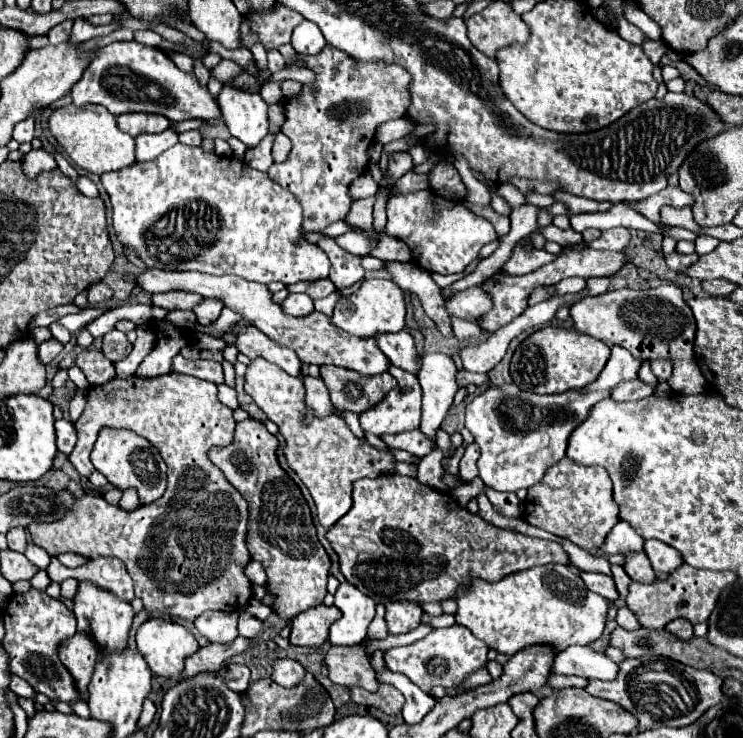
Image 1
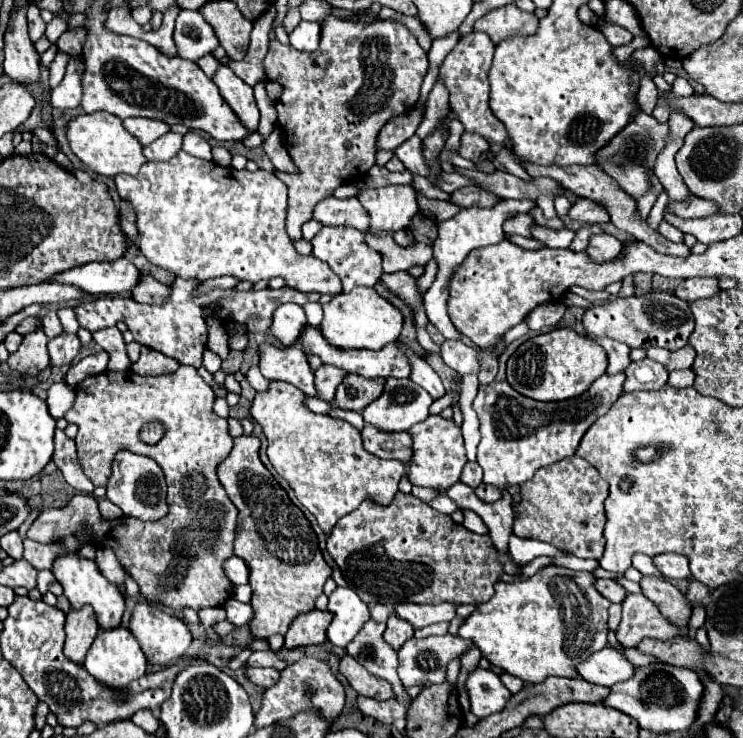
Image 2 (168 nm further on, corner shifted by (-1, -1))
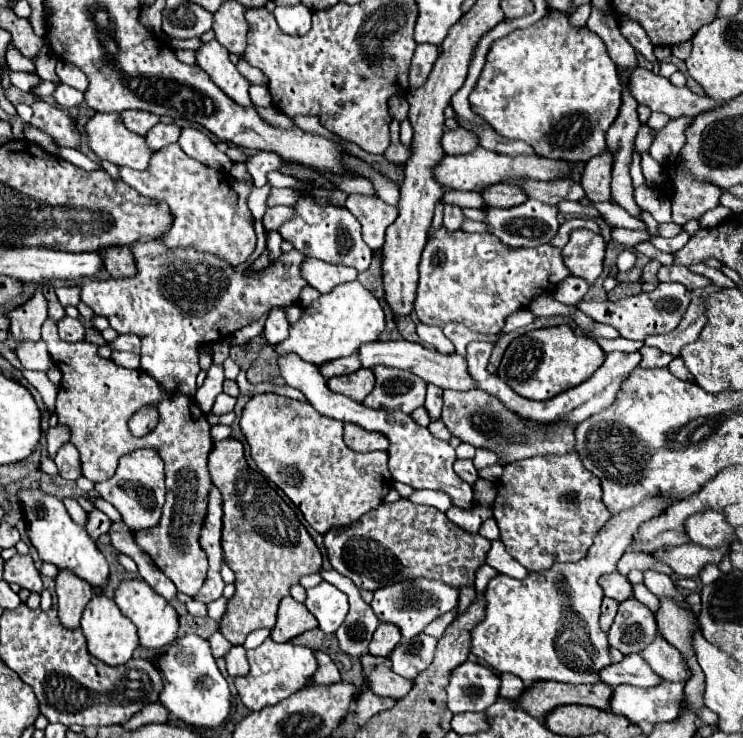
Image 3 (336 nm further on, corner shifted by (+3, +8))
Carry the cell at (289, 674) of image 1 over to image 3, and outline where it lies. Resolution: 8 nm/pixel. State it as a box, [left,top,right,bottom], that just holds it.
[224,646,248,678]

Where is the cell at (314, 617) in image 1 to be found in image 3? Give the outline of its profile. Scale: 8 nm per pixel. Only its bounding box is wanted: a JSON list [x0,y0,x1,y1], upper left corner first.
[270,596,318,642]

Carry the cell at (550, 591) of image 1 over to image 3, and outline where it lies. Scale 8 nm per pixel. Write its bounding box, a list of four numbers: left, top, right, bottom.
[470,498,668,688]

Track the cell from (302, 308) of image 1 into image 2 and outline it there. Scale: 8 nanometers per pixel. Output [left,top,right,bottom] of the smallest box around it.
[272,303,306,345]

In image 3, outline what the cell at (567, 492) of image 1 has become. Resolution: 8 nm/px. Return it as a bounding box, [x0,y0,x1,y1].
[492,454,610,572]

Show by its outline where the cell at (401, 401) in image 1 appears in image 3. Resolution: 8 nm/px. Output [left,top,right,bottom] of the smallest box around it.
[364,366,426,414]

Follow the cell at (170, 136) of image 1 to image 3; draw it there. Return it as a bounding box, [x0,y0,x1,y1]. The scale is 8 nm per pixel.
[146,122,180,150]

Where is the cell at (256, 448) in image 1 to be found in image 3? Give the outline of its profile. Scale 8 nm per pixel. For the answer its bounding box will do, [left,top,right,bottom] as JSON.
[208,438,322,646]

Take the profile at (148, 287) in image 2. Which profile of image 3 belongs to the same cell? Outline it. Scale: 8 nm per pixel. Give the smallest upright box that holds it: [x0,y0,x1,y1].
[102,246,134,278]

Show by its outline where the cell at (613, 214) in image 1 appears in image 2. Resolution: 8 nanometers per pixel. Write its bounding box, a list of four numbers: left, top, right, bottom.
[532,225,574,249]

